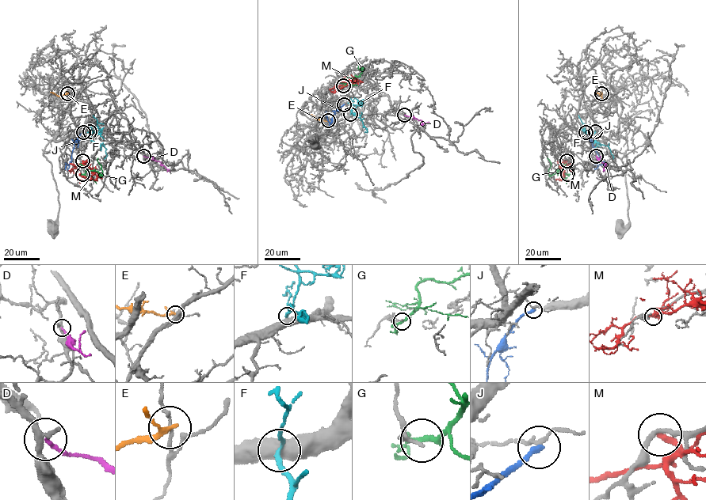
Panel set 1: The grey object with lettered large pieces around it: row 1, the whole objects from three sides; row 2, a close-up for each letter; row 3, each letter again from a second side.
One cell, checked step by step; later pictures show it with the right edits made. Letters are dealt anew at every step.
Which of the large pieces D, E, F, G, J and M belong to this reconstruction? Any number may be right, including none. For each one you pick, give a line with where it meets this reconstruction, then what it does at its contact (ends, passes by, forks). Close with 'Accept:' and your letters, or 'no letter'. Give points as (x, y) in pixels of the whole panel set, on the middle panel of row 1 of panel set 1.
D: (404, 115) | it ends
F: (350, 114) | it passes by
Accept: D, F

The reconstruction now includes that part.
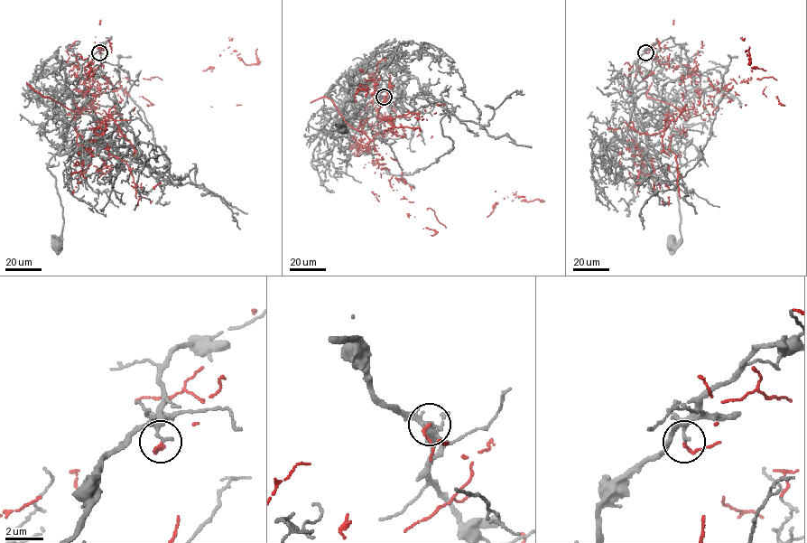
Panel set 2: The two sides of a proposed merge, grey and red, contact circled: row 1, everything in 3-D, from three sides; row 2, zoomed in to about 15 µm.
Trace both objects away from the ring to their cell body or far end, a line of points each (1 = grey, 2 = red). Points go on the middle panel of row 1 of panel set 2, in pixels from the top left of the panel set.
1: (384, 97), (374, 88), (375, 79), (370, 84), (386, 95), (331, 128), (347, 131), (338, 129), (341, 124)
2: (384, 97), (360, 149), (382, 156), (409, 201), (446, 227), (507, 197), (532, 201), (520, 196)

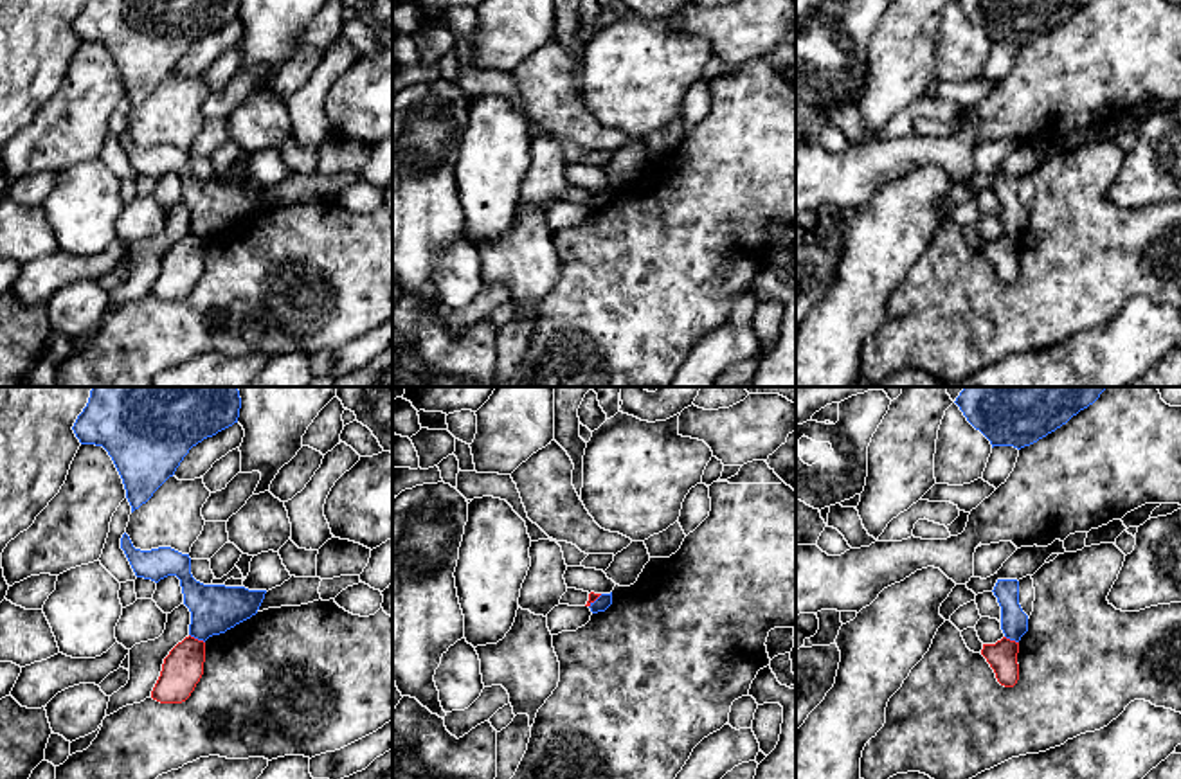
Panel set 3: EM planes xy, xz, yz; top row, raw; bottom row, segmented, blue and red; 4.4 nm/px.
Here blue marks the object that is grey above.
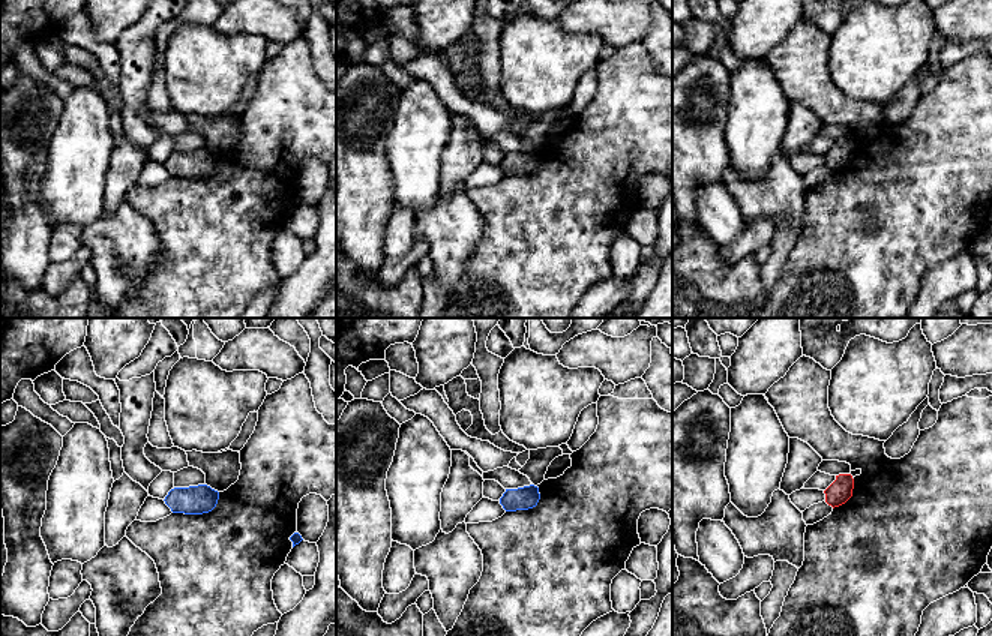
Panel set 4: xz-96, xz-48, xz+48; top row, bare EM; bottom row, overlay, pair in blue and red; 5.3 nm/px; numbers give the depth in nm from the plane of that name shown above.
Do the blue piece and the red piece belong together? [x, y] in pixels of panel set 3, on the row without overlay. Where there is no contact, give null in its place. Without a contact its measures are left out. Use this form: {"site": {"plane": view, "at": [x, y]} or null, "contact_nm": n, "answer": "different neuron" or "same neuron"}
{"site": {"plane": "xy", "at": [197, 234]}, "contact_nm": 80, "answer": "different neuron"}

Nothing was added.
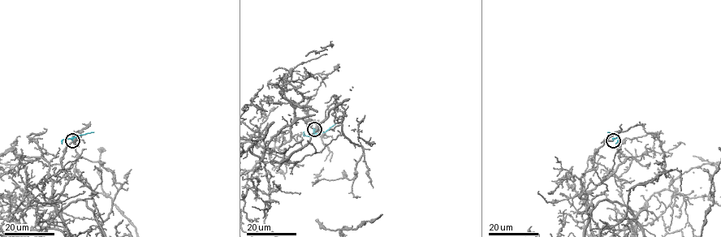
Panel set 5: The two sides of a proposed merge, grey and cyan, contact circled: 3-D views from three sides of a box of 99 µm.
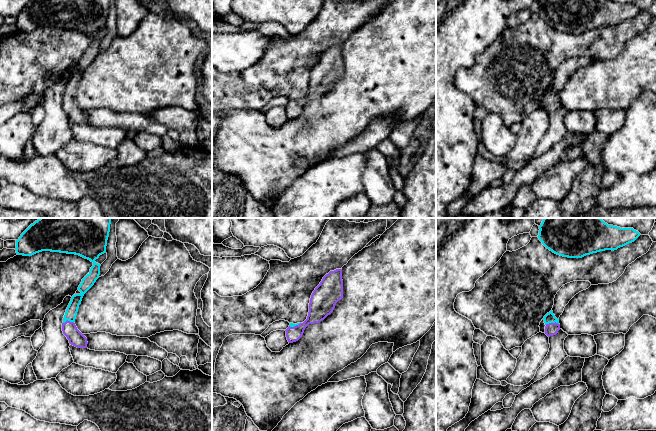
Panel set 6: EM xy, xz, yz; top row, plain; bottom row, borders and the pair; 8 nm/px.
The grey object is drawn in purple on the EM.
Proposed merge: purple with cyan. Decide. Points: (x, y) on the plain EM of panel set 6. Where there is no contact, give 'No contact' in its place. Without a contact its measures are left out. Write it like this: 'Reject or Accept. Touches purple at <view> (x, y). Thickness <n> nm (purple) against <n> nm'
Accept. Touches purple at yz (551, 99). Thickness 100 nm (purple) against 80 nm

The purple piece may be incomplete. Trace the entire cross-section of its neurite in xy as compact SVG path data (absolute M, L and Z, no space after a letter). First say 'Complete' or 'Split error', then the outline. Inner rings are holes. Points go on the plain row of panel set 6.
Split error. M31 0L16 16L18 31L51 27L79 31L93 39L78 63L81 69L72 72L62 99L63 110L77 124L87 124L88 118L74 98L84 70L99 54L101 41L95 36L106 29L109 8L110 0Z

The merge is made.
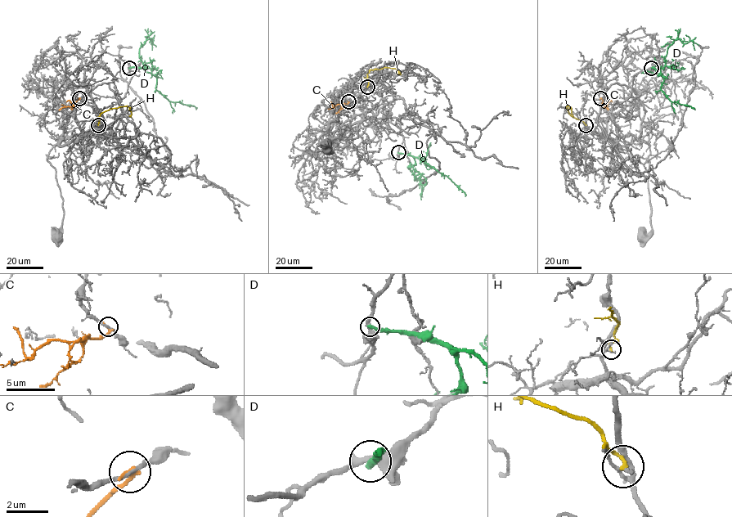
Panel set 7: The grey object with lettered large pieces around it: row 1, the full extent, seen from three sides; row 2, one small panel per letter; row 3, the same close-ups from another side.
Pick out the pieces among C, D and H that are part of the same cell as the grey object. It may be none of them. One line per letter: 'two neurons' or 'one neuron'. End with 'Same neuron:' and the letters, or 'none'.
C: two neurons
D: two neurons
H: two neurons
Same neuron: none

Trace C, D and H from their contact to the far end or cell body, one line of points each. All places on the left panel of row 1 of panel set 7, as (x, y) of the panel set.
C: (79, 98), (73, 106), (61, 104)
D: (129, 68), (140, 67), (152, 74), (156, 78), (156, 89), (169, 101), (194, 105), (195, 110)
H: (98, 125), (98, 117), (110, 109), (126, 106), (132, 112), (131, 117)

